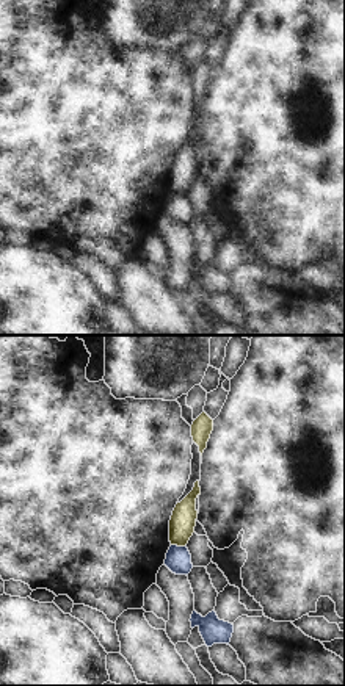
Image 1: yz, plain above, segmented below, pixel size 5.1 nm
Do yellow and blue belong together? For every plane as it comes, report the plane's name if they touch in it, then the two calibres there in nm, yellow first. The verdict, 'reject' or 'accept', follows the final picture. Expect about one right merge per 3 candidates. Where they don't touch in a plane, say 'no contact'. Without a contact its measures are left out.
meets yellow in yz; 130 nm thick on the yellow side, 130 nm on the other

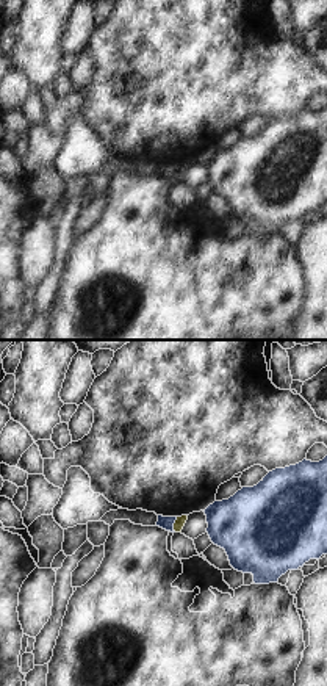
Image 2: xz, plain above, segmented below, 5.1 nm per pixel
meets yellow in xz; 50 nm thick on the yellow side, 70 nm on the other

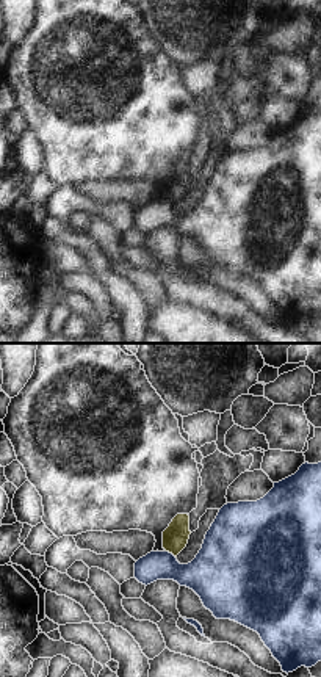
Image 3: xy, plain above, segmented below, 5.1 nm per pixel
meets yellow in xy; 130 nm thick on the yellow side, 260 nm on the other

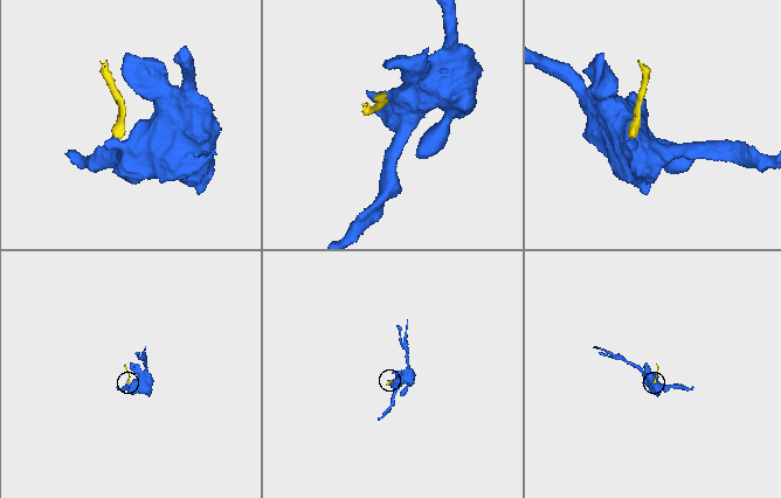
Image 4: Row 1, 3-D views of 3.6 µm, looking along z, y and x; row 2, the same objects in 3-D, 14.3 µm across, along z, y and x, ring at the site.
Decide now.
reject

